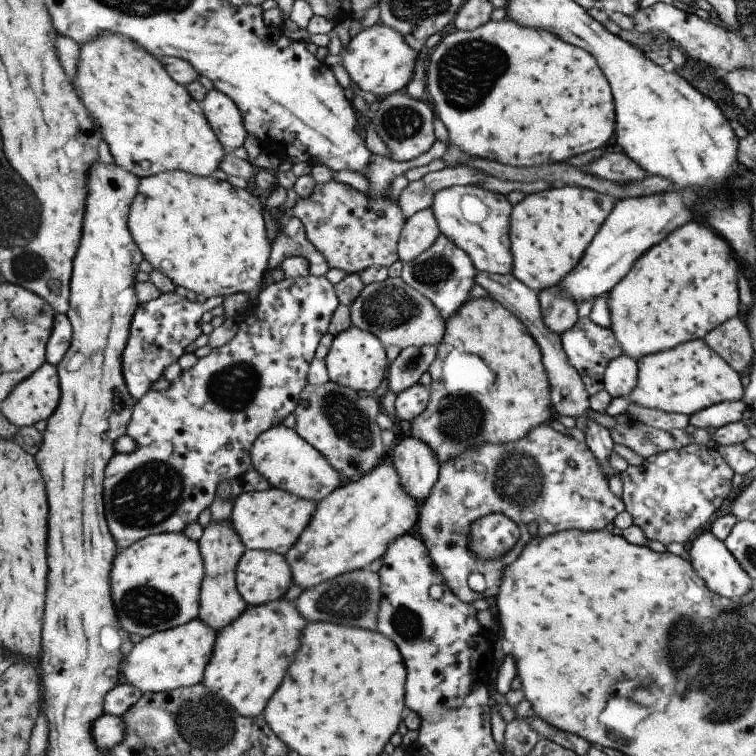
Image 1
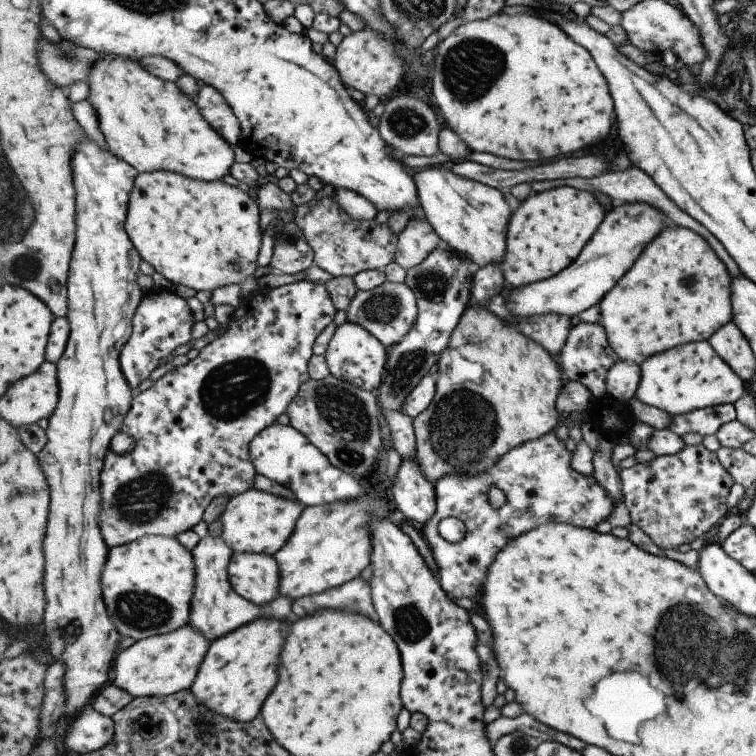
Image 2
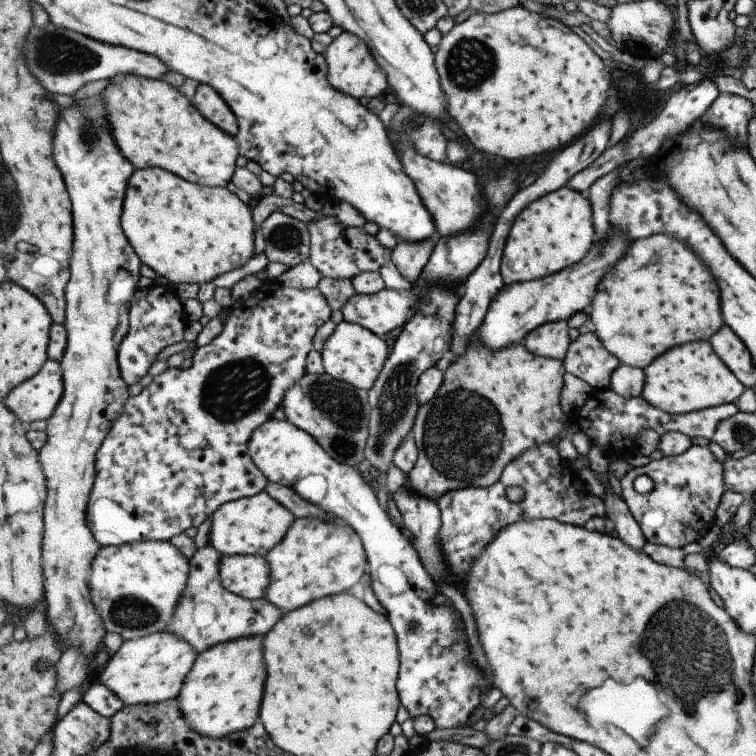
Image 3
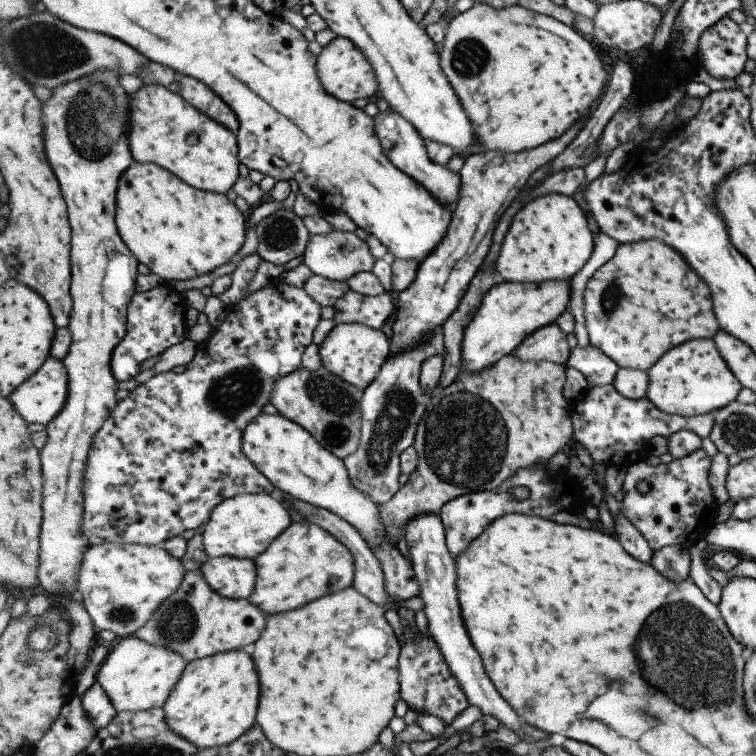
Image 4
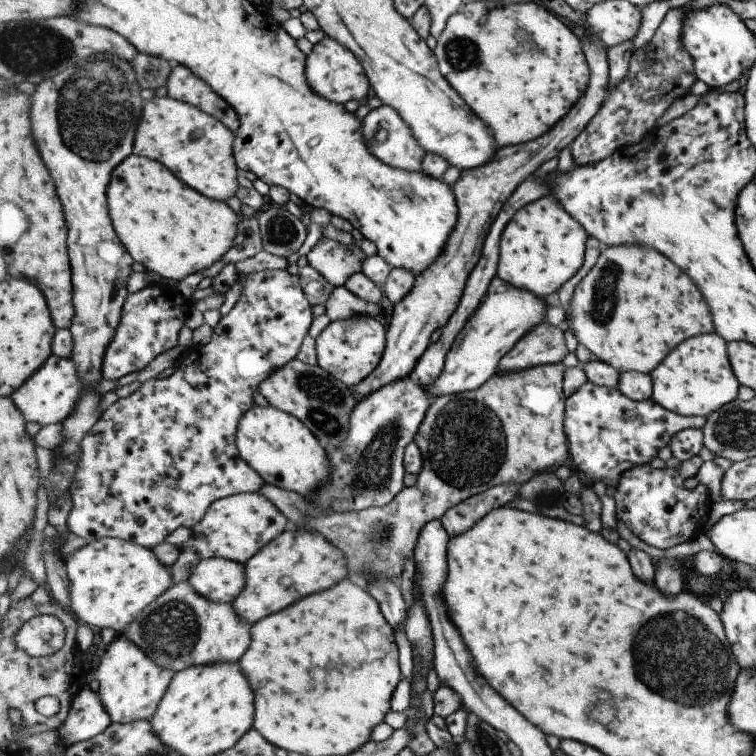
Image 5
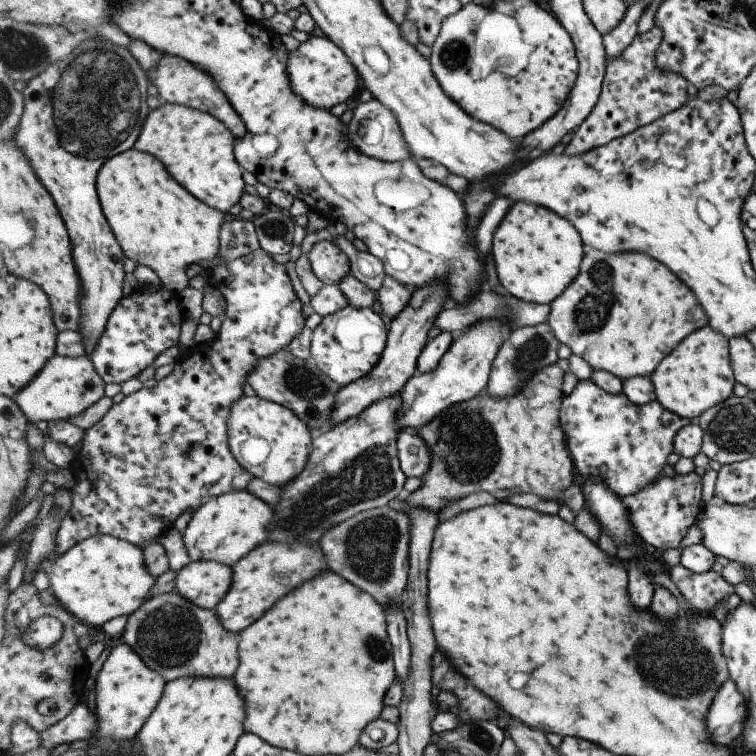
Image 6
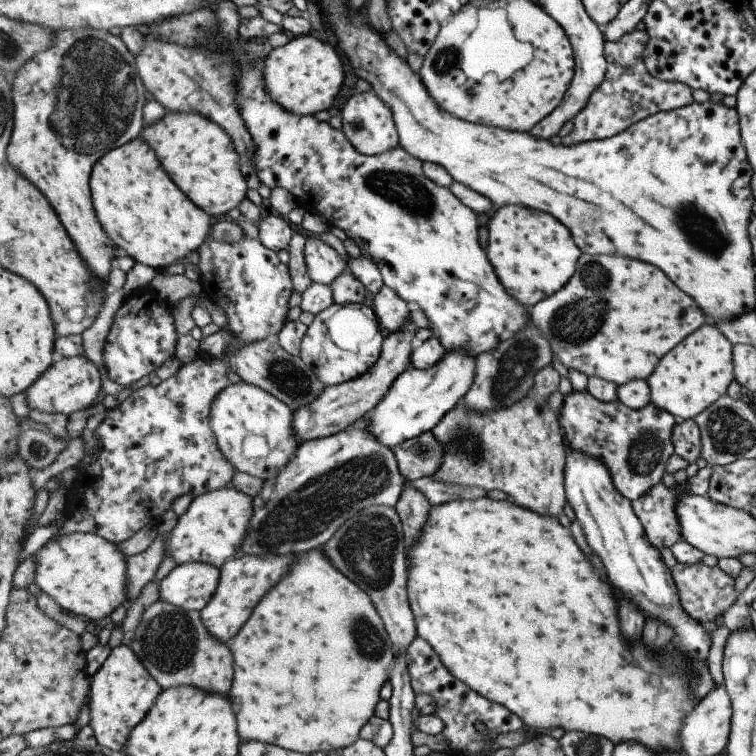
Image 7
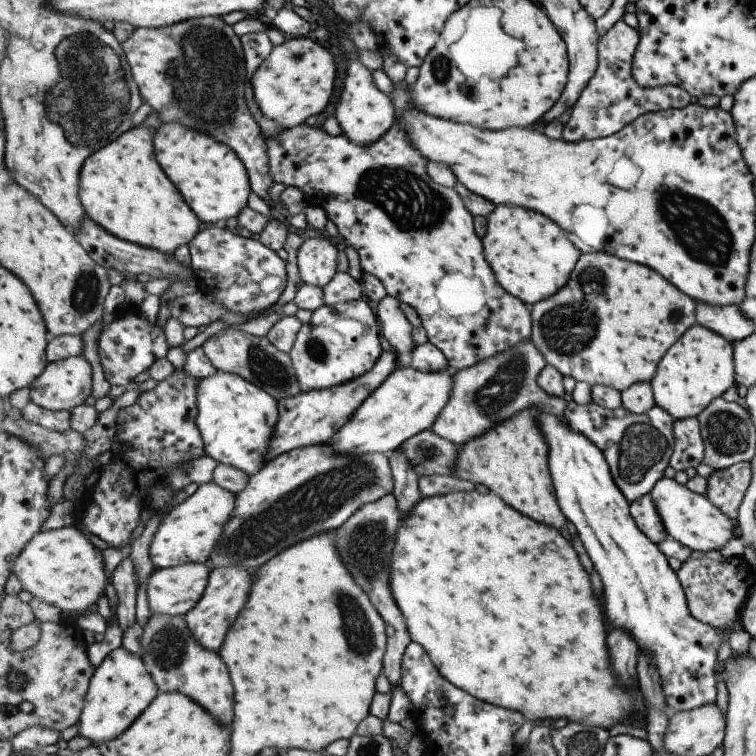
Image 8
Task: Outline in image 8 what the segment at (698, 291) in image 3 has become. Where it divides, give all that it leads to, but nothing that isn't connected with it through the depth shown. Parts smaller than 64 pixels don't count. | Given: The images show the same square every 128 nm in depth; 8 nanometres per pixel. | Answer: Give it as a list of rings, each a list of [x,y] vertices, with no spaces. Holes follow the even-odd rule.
[[[607,251],[589,254],[583,253],[580,261],[576,264],[576,270],[573,272],[568,284],[565,285],[563,289],[559,290],[557,294],[554,294],[552,297],[546,298],[544,301],[538,302],[531,307],[532,319],[534,322],[532,339],[537,345],[537,348],[545,355],[545,358],[548,359],[549,365],[555,366],[557,370],[562,372],[563,376],[571,376],[577,382],[583,381],[590,384],[592,387],[595,385],[612,386],[623,392],[637,383],[652,382],[653,378],[656,377],[659,365],[665,354],[668,353],[668,350],[671,349],[693,325],[697,324],[697,303],[698,302],[694,298],[685,294],[678,286],[669,282],[669,279],[666,279],[664,275],[657,272],[649,265],[642,265],[641,263],[622,259],[617,255],[609,254]]]

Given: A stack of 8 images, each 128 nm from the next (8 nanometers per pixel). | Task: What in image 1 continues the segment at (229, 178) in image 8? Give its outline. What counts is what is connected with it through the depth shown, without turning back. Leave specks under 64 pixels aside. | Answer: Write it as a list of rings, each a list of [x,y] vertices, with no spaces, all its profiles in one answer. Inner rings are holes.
[[[105,33],[79,46],[80,53],[74,86],[88,111],[100,127],[115,164],[143,177],[171,171],[187,171],[211,177],[227,154],[218,134],[212,129],[202,103],[196,101],[186,86],[175,82],[162,60],[121,33]]]

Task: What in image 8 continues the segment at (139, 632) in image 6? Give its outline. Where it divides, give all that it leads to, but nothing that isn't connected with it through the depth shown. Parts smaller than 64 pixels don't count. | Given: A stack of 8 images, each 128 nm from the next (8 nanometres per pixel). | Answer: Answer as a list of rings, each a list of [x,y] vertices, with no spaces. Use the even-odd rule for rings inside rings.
[[[154,614],[143,627],[140,641],[146,669],[156,679],[162,691],[177,691],[188,694],[195,702],[201,703],[222,725],[232,726],[235,718],[233,706],[233,682],[227,664],[219,651],[206,649],[196,638],[187,624],[186,616]]]

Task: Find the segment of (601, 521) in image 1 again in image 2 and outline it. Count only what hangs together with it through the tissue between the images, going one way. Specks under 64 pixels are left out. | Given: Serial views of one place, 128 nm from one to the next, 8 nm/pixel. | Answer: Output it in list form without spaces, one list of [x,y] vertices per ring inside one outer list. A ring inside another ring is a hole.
[[[553,431],[516,446],[515,449],[505,453],[492,469],[483,473],[476,475],[451,473],[436,482],[437,508],[435,514],[424,524],[422,533],[437,564],[440,583],[451,598],[468,597],[473,600],[477,594],[482,595],[488,581],[490,566],[495,562],[497,555],[522,534],[547,523],[567,523],[595,530],[601,522],[609,520],[616,502],[609,496],[605,487],[601,486],[595,475],[587,476],[577,472],[573,468],[572,460],[573,451],[569,451],[565,441],[557,438],[557,434]],[[493,486],[499,488],[506,496],[505,504],[498,509],[493,508],[489,502],[489,492]],[[449,516],[456,516],[466,524],[466,537],[461,542],[449,542],[439,534],[441,520]]]

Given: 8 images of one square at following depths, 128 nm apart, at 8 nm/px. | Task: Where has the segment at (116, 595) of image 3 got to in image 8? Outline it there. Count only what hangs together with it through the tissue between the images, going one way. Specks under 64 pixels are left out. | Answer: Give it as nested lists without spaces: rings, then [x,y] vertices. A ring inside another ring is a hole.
[[[73,522],[62,529],[40,532],[22,550],[21,556],[15,561],[13,573],[21,579],[24,590],[31,596],[56,606],[66,615],[70,612],[90,612],[91,606],[95,606],[105,596],[105,588],[111,583],[112,576],[107,575],[105,570],[102,550],[93,546],[91,540]]]

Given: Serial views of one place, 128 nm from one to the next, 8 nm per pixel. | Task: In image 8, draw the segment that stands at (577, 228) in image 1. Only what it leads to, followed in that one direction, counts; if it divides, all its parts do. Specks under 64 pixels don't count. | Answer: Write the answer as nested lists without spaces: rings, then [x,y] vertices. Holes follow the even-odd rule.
[[[496,205],[493,214],[487,217],[486,234],[484,239],[484,251],[492,269],[496,271],[497,280],[512,295],[516,295],[524,303],[534,306],[538,302],[557,294],[568,284],[576,264],[580,261],[583,252],[568,237],[568,234],[552,218],[528,208],[517,206]]]

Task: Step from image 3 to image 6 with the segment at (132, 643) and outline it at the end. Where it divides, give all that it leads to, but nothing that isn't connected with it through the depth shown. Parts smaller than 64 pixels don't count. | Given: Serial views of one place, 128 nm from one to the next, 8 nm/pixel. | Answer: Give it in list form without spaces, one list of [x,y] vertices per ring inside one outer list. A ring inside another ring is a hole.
[[[117,640],[110,648],[108,658],[103,662],[94,678],[95,703],[98,736],[95,739],[110,741],[136,740],[153,711],[164,697],[168,680],[140,657],[129,643]]]

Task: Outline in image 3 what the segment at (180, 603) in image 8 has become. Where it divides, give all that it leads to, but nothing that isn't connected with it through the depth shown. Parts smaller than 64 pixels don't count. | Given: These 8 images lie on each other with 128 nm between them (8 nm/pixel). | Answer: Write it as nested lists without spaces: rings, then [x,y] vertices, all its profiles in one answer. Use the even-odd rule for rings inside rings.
[[[224,555],[220,562],[222,583],[246,599],[263,599],[272,581],[268,558],[259,555]]]

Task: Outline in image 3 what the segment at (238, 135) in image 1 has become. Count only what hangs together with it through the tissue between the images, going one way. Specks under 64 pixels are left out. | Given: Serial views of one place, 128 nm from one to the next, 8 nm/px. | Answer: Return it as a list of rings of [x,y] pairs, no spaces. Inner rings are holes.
[[[200,83],[193,96],[195,106],[227,134],[236,137],[240,133],[240,126],[237,115],[229,106],[229,103],[207,83]]]

